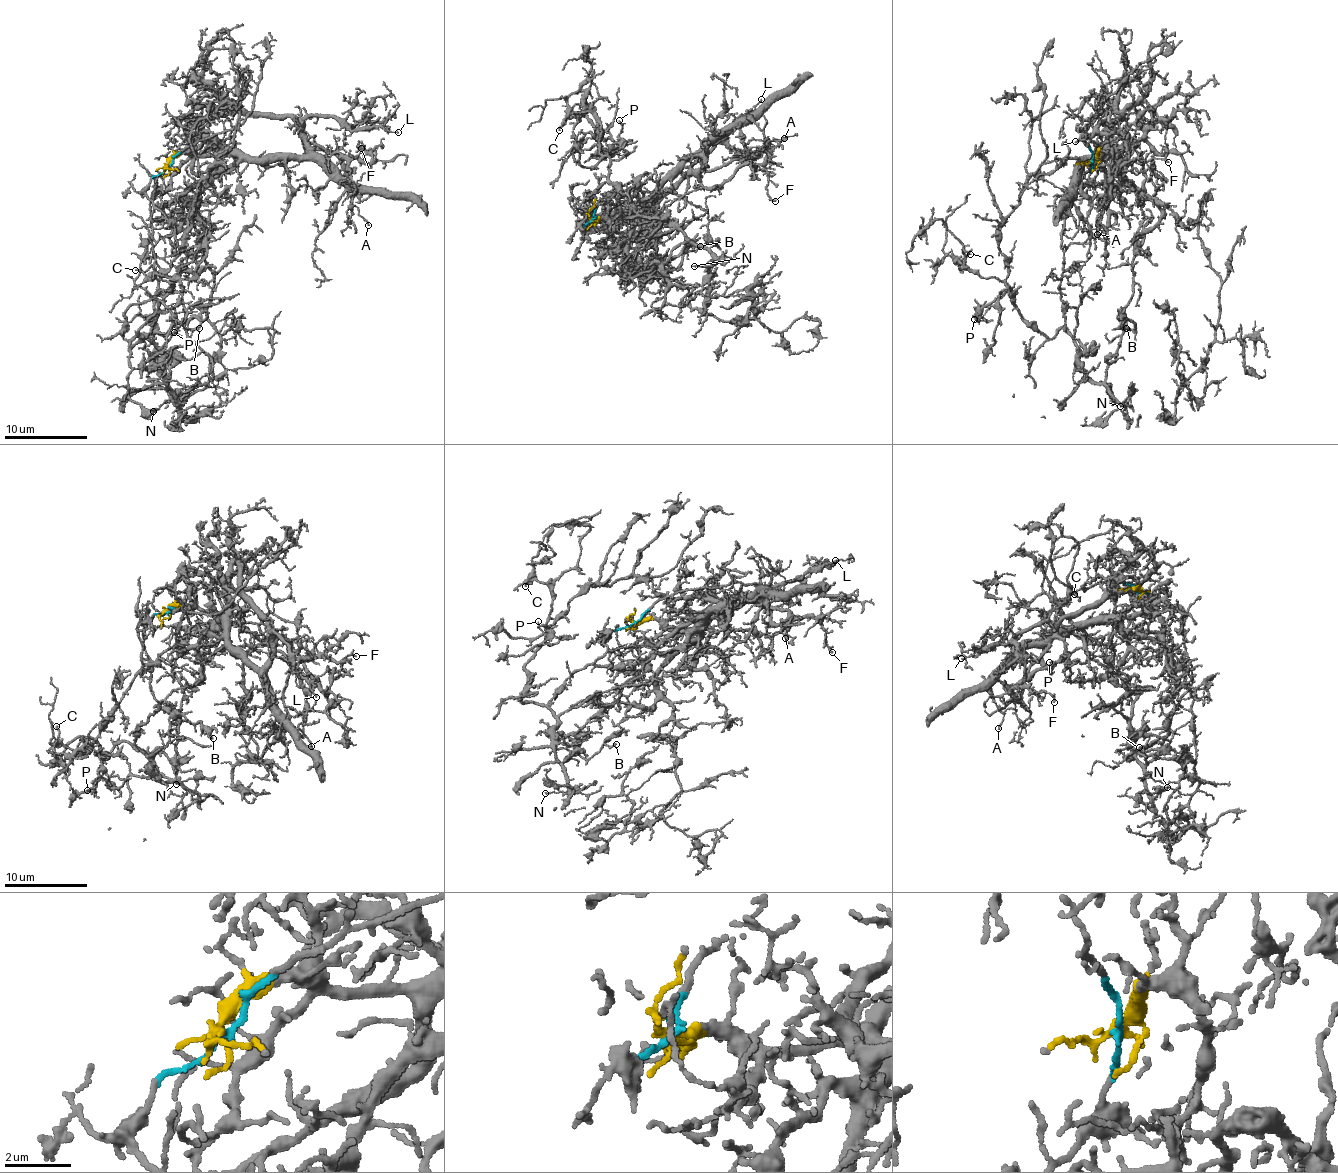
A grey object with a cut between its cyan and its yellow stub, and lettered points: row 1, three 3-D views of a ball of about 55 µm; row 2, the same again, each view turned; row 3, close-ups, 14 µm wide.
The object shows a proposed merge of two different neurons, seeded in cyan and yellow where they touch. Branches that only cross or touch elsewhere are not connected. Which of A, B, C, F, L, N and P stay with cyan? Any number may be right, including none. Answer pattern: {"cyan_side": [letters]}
{"cyan_side": ["B", "C", "N", "P"]}

